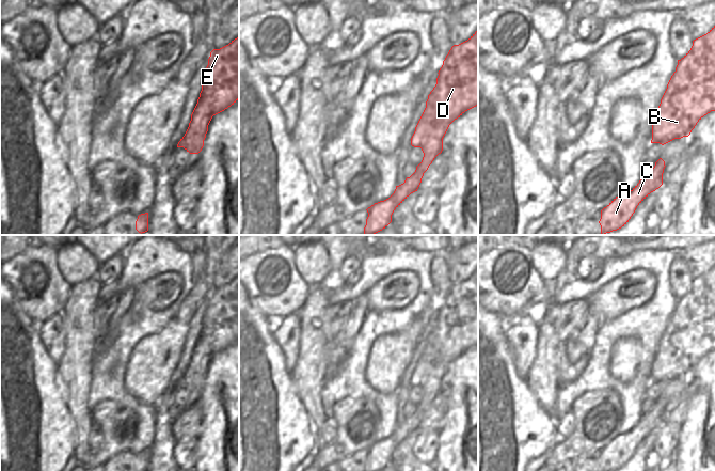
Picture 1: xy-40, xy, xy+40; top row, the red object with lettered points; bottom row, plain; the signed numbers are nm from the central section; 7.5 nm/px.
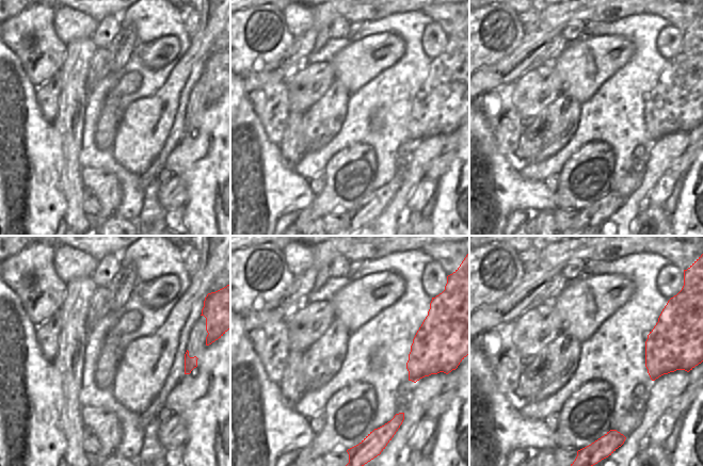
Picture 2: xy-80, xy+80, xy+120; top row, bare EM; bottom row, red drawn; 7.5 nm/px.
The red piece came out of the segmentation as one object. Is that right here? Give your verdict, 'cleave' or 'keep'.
cleave

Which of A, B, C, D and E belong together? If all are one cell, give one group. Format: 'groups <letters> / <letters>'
groups A C / B D E

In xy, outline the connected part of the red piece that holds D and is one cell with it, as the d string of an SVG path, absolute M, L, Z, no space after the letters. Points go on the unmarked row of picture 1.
M478 268L467 280L451 286L438 313L436 324L428 334L426 347L411 377L411 384L420 387L424 392L419 403L424 411L442 392L443 377L449 364L478 344Z

